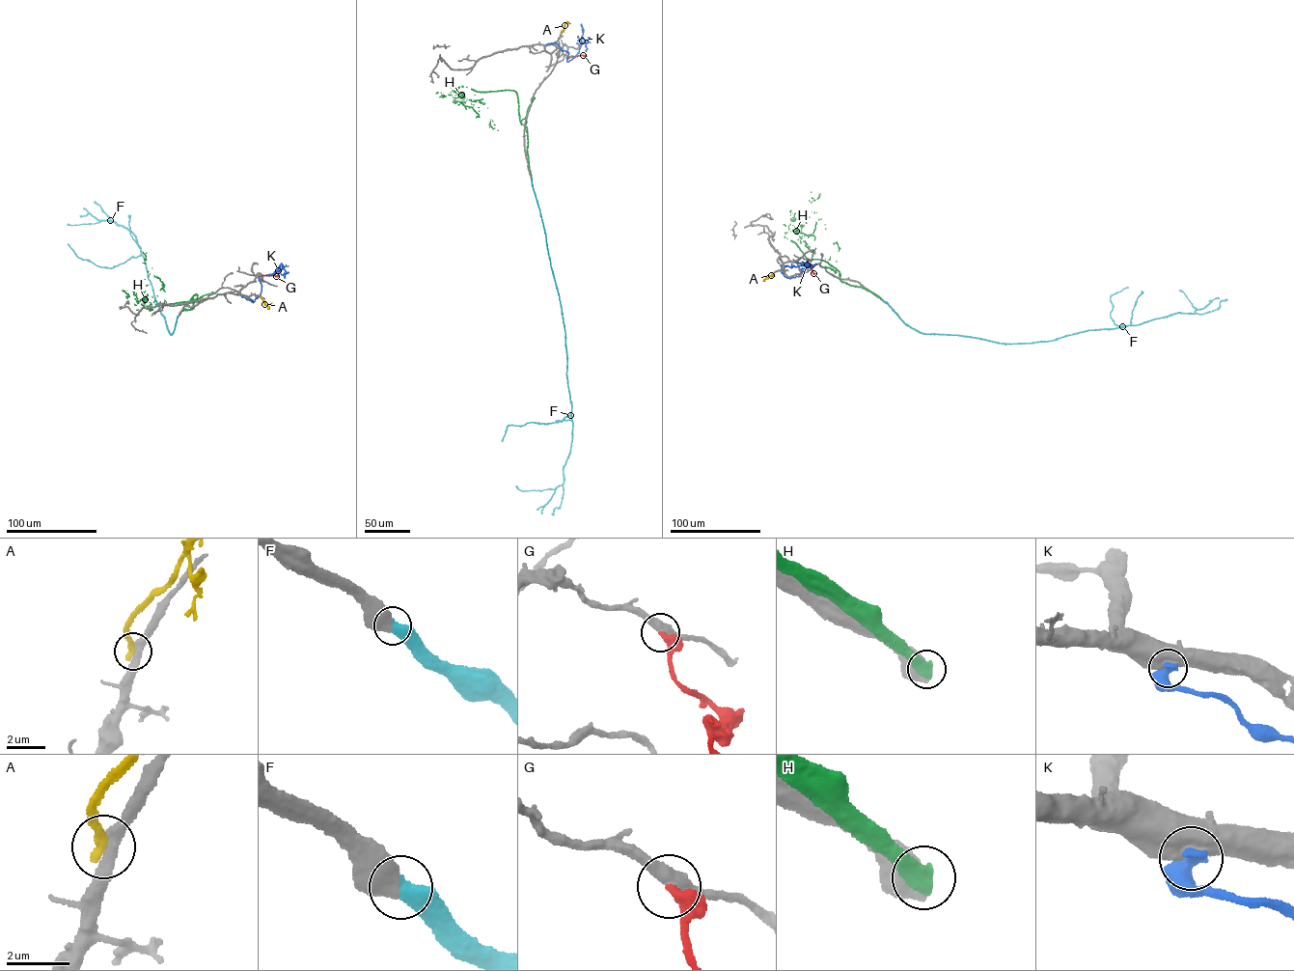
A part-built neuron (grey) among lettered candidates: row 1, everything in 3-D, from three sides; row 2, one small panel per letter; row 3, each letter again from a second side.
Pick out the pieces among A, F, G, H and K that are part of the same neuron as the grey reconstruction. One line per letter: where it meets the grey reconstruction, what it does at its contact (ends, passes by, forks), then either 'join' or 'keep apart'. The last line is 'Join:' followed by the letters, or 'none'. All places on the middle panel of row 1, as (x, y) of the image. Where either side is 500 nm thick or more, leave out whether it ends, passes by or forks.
A: (561, 33) | it ends | keep apart
F: (531, 179) | join
G: (564, 54) | it ends | keep apart
H: (531, 179) | keep apart
K: (546, 44) | keep apart
Join: F

